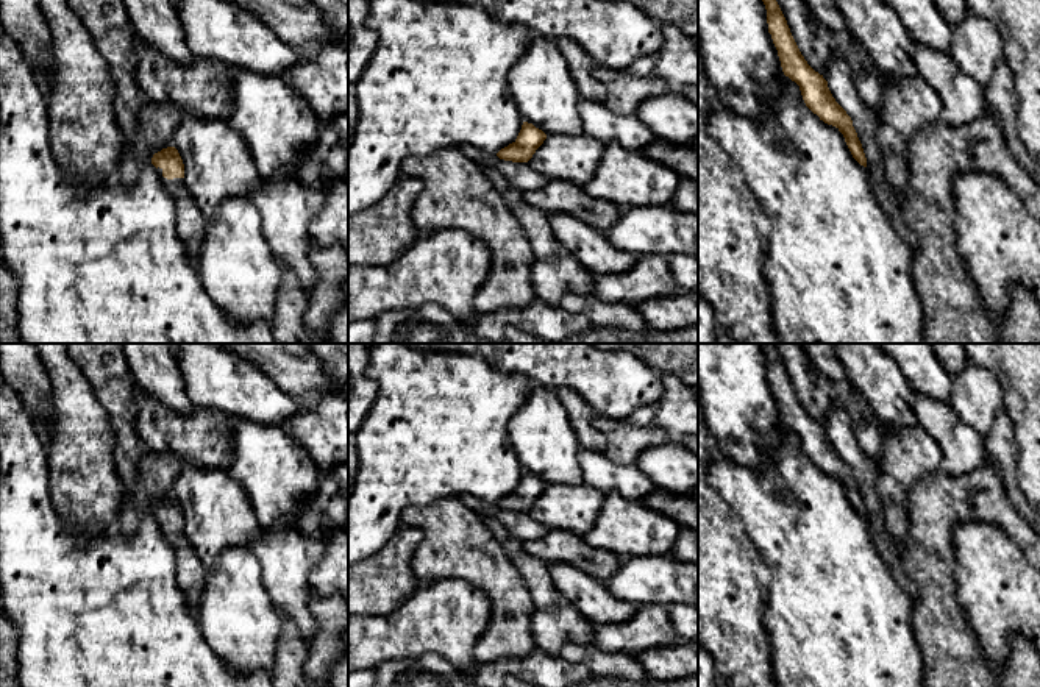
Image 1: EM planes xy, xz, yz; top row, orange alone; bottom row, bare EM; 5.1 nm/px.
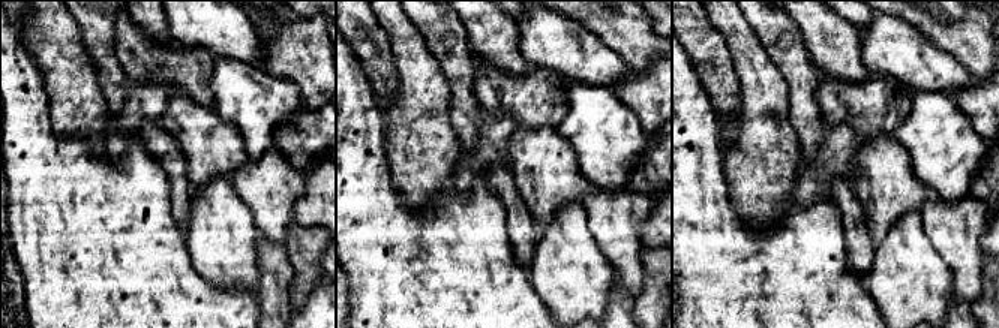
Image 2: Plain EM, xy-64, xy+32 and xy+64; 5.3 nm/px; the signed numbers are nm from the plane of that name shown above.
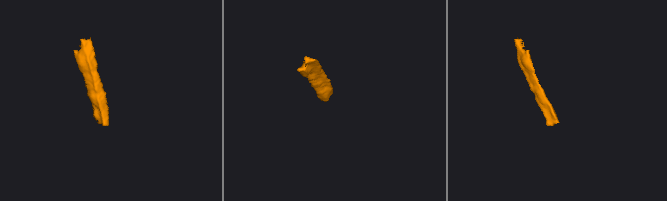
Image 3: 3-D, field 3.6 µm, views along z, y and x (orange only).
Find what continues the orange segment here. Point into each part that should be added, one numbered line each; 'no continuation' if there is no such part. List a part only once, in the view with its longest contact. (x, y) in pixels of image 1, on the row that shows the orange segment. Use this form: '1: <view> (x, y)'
1: xy (191, 225)

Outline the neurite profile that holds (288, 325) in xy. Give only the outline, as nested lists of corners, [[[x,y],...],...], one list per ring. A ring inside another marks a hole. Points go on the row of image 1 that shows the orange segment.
[[[281,265],[281,283],[276,294],[276,304],[270,329],[273,344],[317,344],[317,339],[305,325],[308,294],[294,270]]]

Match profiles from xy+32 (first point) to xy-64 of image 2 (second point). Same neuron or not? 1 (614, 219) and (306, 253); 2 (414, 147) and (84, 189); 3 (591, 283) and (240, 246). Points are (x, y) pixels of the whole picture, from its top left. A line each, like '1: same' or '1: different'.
1: different
2: different
3: same

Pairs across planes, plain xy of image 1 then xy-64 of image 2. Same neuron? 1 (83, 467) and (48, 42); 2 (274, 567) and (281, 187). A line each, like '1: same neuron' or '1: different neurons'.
1: same neuron
2: same neuron

